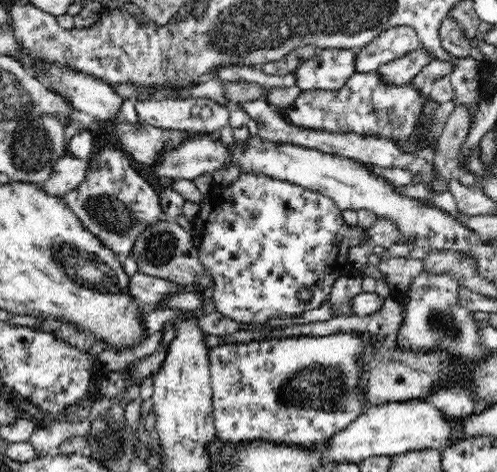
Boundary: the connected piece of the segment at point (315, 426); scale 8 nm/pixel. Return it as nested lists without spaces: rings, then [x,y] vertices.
[[[352,332],[231,342],[210,348],[209,371],[216,439],[222,445],[250,445],[258,440],[294,445],[298,449],[328,445],[333,434],[344,430],[369,407],[358,390],[358,364],[364,352],[366,341]]]

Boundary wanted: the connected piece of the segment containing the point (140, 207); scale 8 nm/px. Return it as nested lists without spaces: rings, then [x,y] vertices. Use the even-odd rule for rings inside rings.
[[[117,143],[96,147],[92,158],[97,158],[99,167],[92,169],[89,163],[86,179],[79,183],[76,189],[68,192],[62,200],[82,225],[99,238],[104,247],[114,253],[130,254],[139,234],[162,222],[164,211],[159,194],[154,192],[154,188],[144,178],[138,176],[138,172],[130,164],[129,155],[118,147]]]

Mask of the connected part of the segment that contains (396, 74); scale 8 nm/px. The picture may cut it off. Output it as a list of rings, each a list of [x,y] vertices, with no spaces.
[[[421,46],[407,55],[382,64],[375,72],[381,74],[390,86],[404,86],[432,60],[436,60],[435,56]]]

